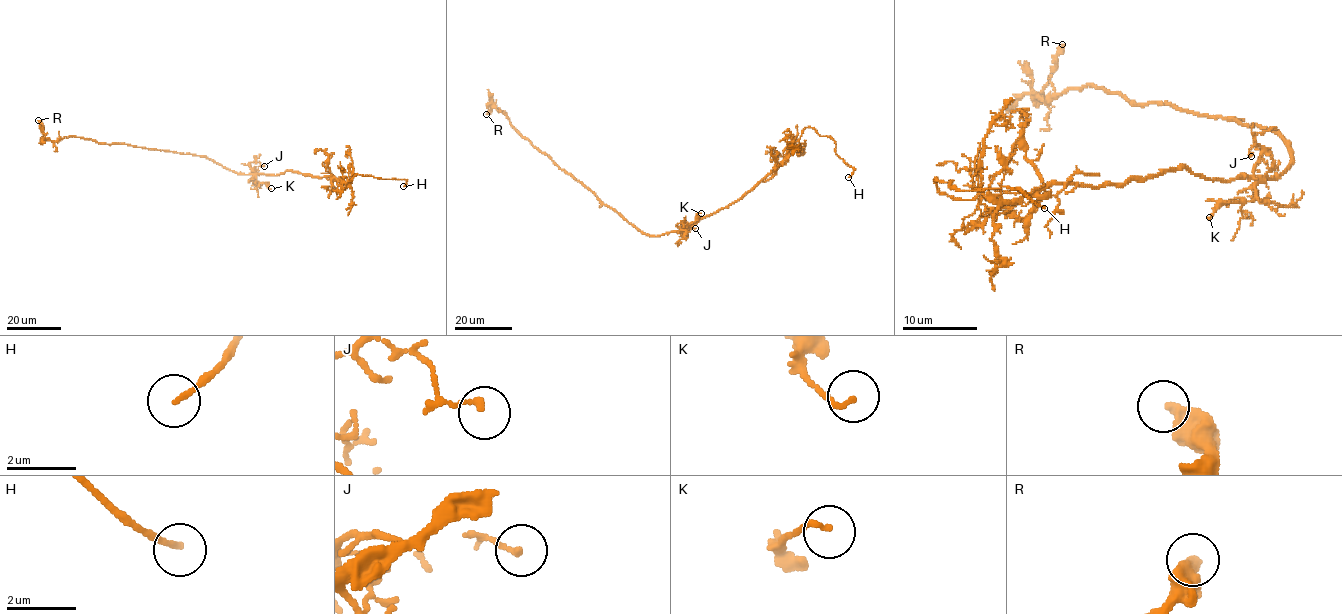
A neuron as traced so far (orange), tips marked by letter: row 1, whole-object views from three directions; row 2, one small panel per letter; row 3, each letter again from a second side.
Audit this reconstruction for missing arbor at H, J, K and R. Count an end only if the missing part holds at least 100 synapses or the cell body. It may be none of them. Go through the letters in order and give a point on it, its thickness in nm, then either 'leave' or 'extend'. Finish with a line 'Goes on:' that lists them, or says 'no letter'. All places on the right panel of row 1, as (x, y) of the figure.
H: (1044, 208) | 150 nm | extend
J: (1251, 156) | 150 nm | leave
K: (1209, 217) | 130 nm | leave
R: (1062, 44) | 360 nm | leave
Goes on: H

